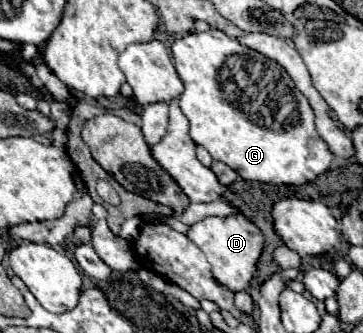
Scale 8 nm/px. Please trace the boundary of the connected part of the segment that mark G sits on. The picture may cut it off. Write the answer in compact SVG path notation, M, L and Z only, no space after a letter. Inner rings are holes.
M221 30L193 32L179 38L171 46L173 62L177 62L179 78L185 86L181 94L181 110L189 120L189 134L195 144L209 150L213 160L231 166L243 180L257 180L265 184L287 184L301 186L317 180L331 168L335 154L329 150L325 140L315 128L315 116L309 100L295 88L289 74L271 58L241 46ZM241 54L241 56L231 56ZM289 88L297 102L301 102L301 120L293 128L279 131L264 127L261 114L245 112L243 102L253 104L255 98L265 98L271 92L283 92ZM241 110L241 112L237 112ZM245 116L249 120L245 120Z

